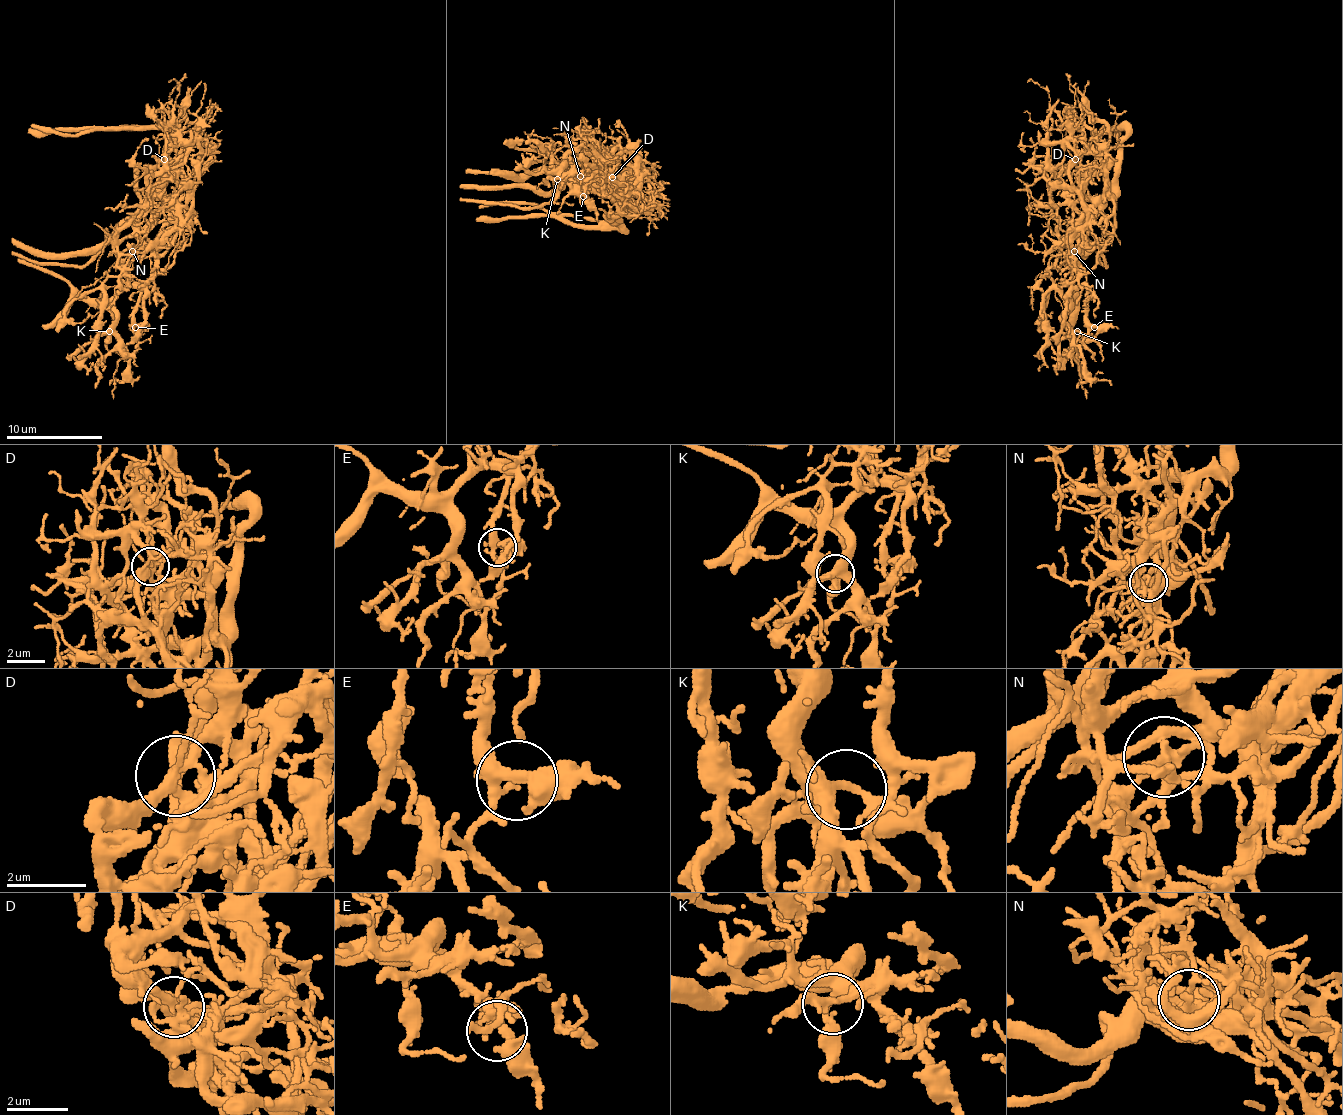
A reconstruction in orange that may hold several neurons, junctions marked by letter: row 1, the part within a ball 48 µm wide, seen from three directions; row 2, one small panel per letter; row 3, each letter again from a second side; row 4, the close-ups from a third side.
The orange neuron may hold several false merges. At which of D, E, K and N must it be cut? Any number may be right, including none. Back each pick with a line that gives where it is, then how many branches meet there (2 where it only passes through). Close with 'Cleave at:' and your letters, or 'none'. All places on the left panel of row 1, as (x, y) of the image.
D: at (164, 159); 4 branches meet
N: at (132, 251); 6 branches meet
Cleave at: D, N

